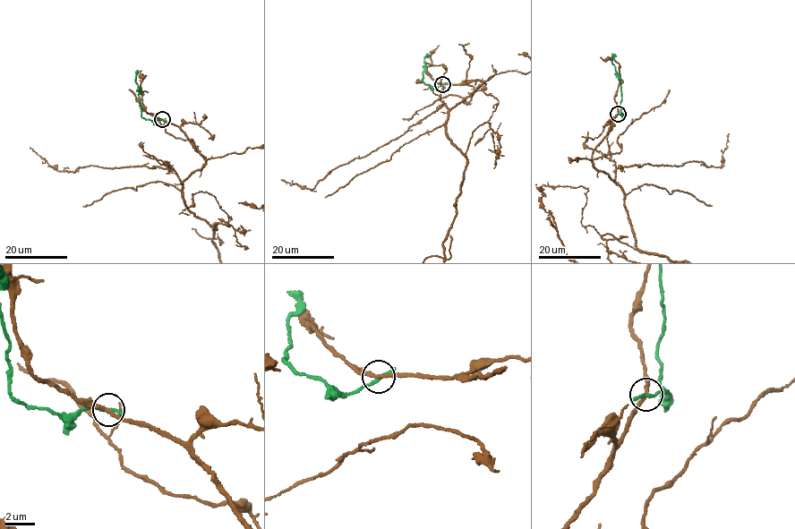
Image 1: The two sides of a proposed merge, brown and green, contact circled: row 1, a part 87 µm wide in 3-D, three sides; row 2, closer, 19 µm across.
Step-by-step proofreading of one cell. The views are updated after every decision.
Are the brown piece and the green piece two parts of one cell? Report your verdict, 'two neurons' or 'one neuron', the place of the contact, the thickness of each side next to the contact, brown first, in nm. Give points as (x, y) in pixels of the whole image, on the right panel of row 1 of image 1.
two neurons | (618, 114) | 240/200 nm

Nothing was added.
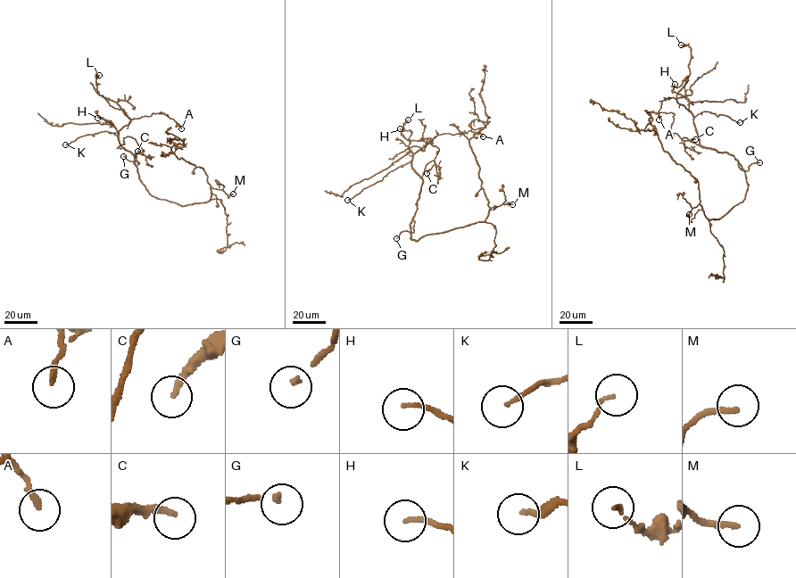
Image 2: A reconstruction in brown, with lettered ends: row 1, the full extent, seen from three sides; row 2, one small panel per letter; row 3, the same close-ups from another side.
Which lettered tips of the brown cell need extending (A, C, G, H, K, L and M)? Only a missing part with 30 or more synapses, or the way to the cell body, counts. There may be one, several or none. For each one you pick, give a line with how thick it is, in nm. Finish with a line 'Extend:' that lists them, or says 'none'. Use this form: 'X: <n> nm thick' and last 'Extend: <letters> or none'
G: 150 nm thick
K: 140 nm thick
M: 190 nm thick
Extend: G, K, M

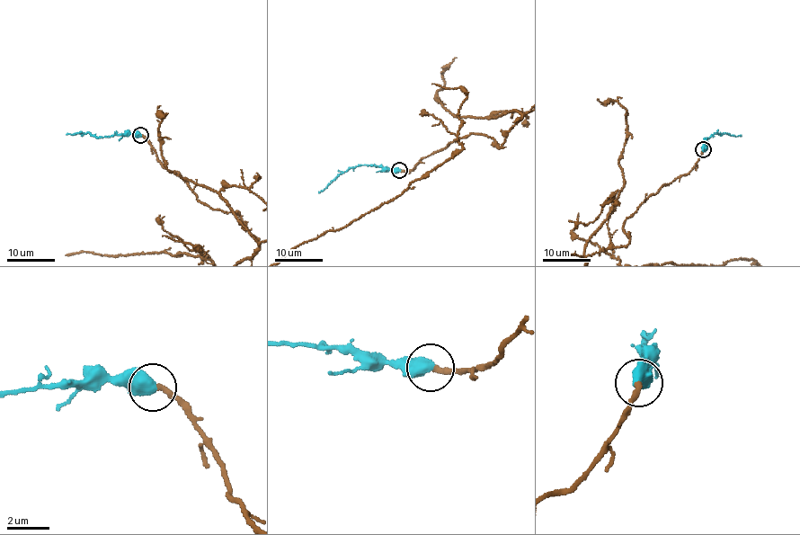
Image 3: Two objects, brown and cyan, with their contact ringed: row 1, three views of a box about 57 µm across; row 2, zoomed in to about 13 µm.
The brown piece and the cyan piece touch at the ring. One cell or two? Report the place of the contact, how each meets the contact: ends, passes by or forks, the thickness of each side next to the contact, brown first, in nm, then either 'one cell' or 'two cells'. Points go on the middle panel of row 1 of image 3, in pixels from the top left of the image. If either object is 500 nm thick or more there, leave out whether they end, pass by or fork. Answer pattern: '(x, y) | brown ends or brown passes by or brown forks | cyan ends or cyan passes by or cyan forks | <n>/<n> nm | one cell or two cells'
(399, 170) | 280/650 nm | one cell

